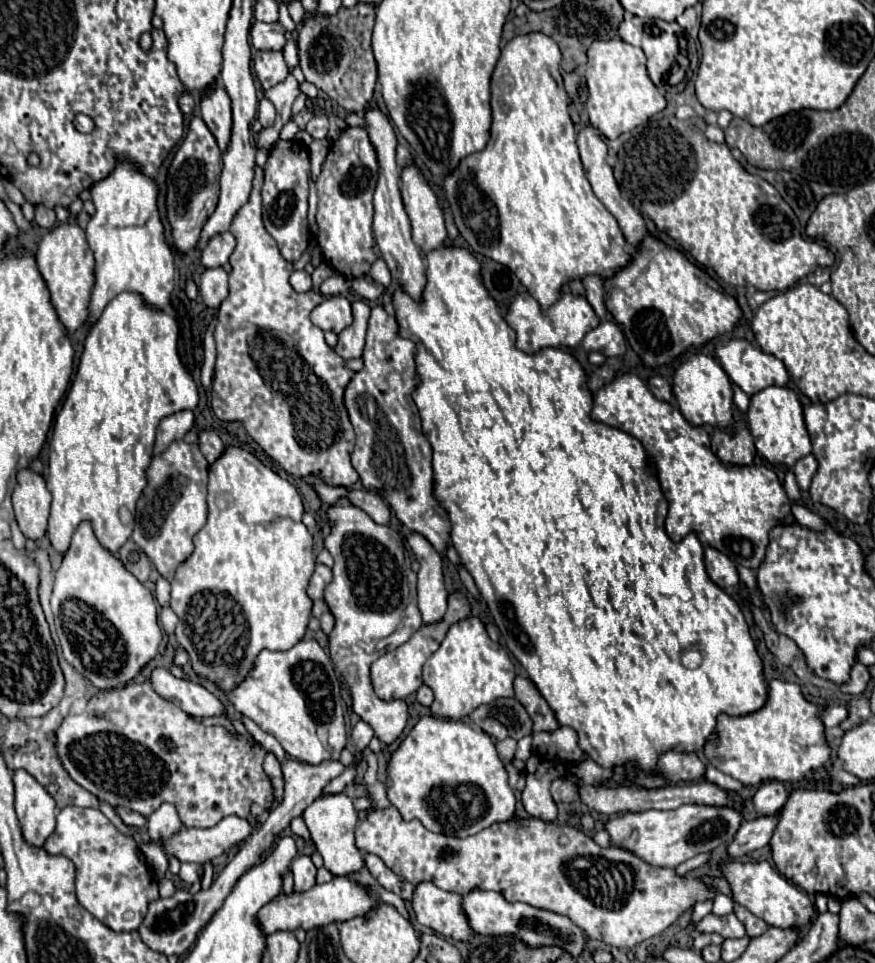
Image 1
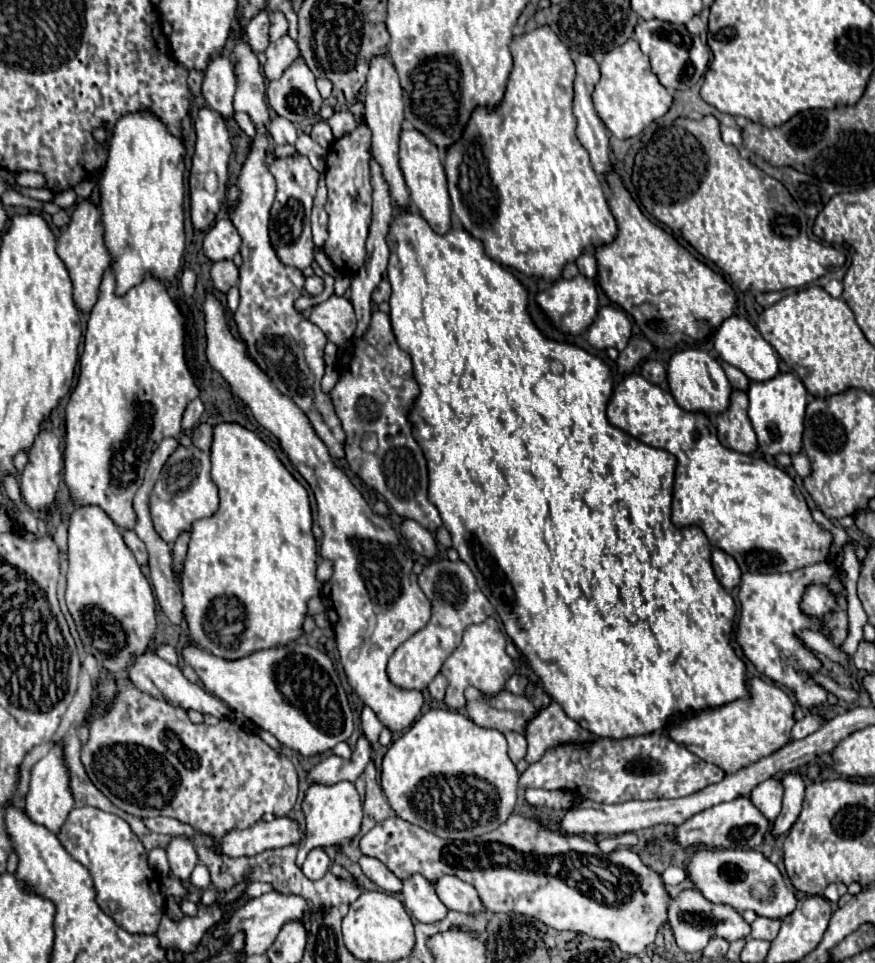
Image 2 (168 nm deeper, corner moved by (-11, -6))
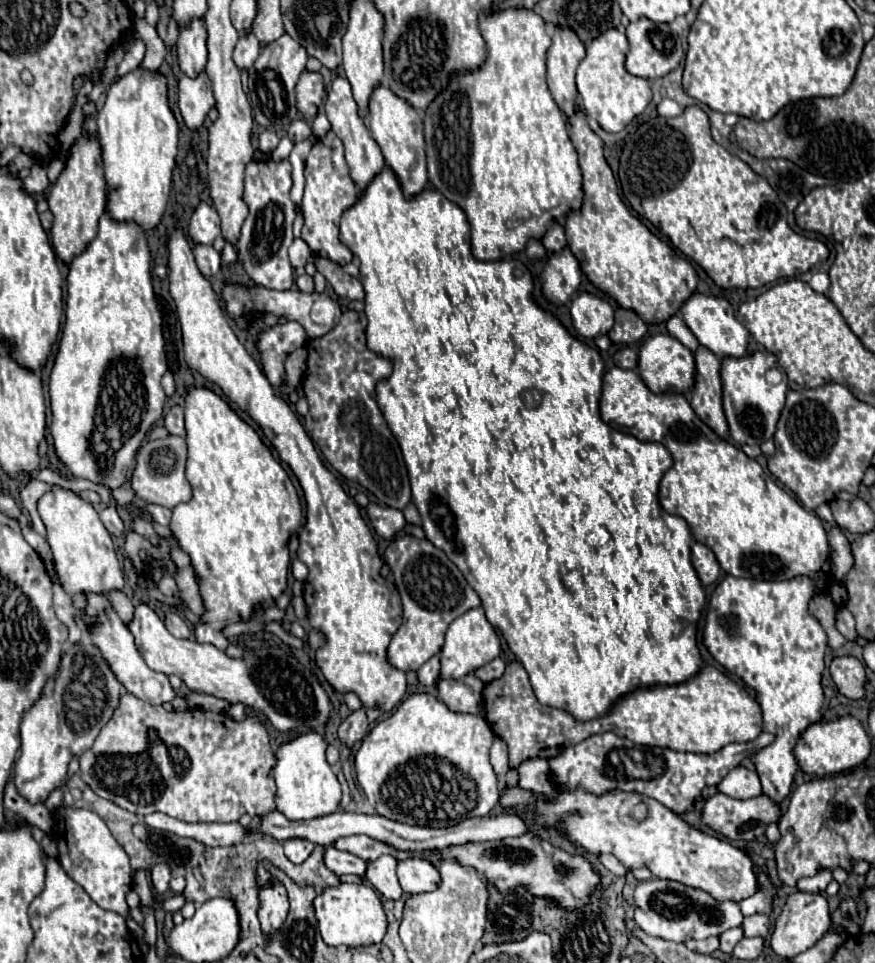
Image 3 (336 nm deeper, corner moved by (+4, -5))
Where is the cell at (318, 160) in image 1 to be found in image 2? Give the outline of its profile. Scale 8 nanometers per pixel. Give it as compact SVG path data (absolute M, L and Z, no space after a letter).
M324 174L320 176L318 180L318 192L316 192L316 198L314 198L314 210L312 210L312 236L314 236L314 244L316 246L322 246L328 232L326 232L326 226L328 226L328 214L326 214L326 180L324 180Z

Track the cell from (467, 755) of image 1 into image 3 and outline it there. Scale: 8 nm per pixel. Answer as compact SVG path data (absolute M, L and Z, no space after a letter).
M415 693L401 701L387 719L377 721L369 735L361 741L355 755L357 781L367 801L387 819L421 827L457 825L469 817L487 815L499 801L499 781L489 763L491 743L493 731L483 717L449 711L449 707L445 707L445 703L437 697L429 693Z

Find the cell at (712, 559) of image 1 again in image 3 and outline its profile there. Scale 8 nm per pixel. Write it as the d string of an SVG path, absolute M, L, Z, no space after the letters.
M693 543L691 563L693 563L693 567L697 571L697 577L703 585L711 585L719 579L721 567L719 567L713 551L709 551L709 547L705 547L703 543Z

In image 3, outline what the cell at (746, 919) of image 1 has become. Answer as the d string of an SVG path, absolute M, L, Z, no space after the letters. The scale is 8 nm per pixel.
M751 915L743 919L743 931L745 937L767 937L771 933L771 921L767 915Z

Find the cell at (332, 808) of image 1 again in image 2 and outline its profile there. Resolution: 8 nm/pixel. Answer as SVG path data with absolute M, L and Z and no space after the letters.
M338 782L334 786L322 786L322 784L308 786L302 810L306 816L306 842L299 847L296 857L296 864L300 868L312 848L334 846L342 850L346 844L352 842L354 836L358 836L362 828L362 800L352 782Z

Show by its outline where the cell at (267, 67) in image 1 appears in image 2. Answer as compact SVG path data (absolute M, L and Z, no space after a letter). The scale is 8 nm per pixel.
M290 36L272 42L266 50L266 64L264 64L266 78L278 80L284 74L284 68L296 62L296 56L298 56L298 46Z

